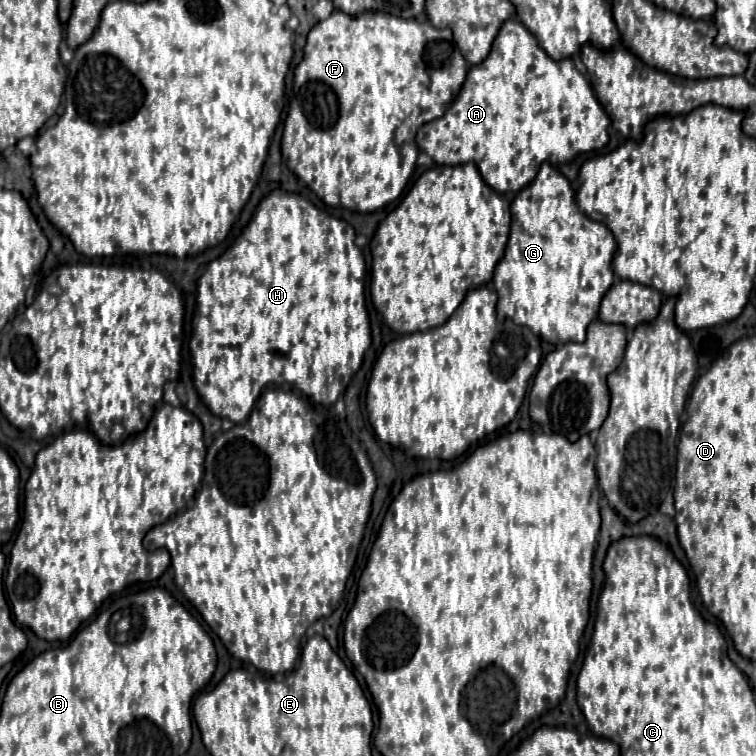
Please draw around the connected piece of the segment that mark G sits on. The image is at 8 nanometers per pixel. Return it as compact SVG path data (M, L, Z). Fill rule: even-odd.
M543 163L535 181L519 191L511 203L511 235L507 241L507 251L493 275L493 287L499 295L499 317L529 327L535 335L543 337L551 345L565 345L567 341L583 343L587 325L599 317L603 295L615 285L615 237L607 225L589 219L577 209L575 193L569 181L555 167Z

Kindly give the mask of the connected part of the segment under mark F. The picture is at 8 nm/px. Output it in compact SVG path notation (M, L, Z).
M335 11L329 19L319 21L309 31L307 45L305 45L305 59L295 69L293 93L291 93L289 113L285 119L283 141L281 141L283 161L299 179L307 183L307 187L311 187L317 193L317 197L323 203L333 205L333 207L345 207L345 209L359 211L359 213L379 211L403 195L415 171L415 161L419 157L419 147L415 145L417 129L427 121L443 117L443 113L447 111L447 105L451 105L451 101L455 101L455 97L459 95L459 89L463 87L463 81L467 77L467 69L469 69L467 61L459 53L459 47L453 41L451 29L437 29L431 23L417 23L415 19L401 19L401 17L387 15L387 13L363 13L361 17L351 17L343 11Z

